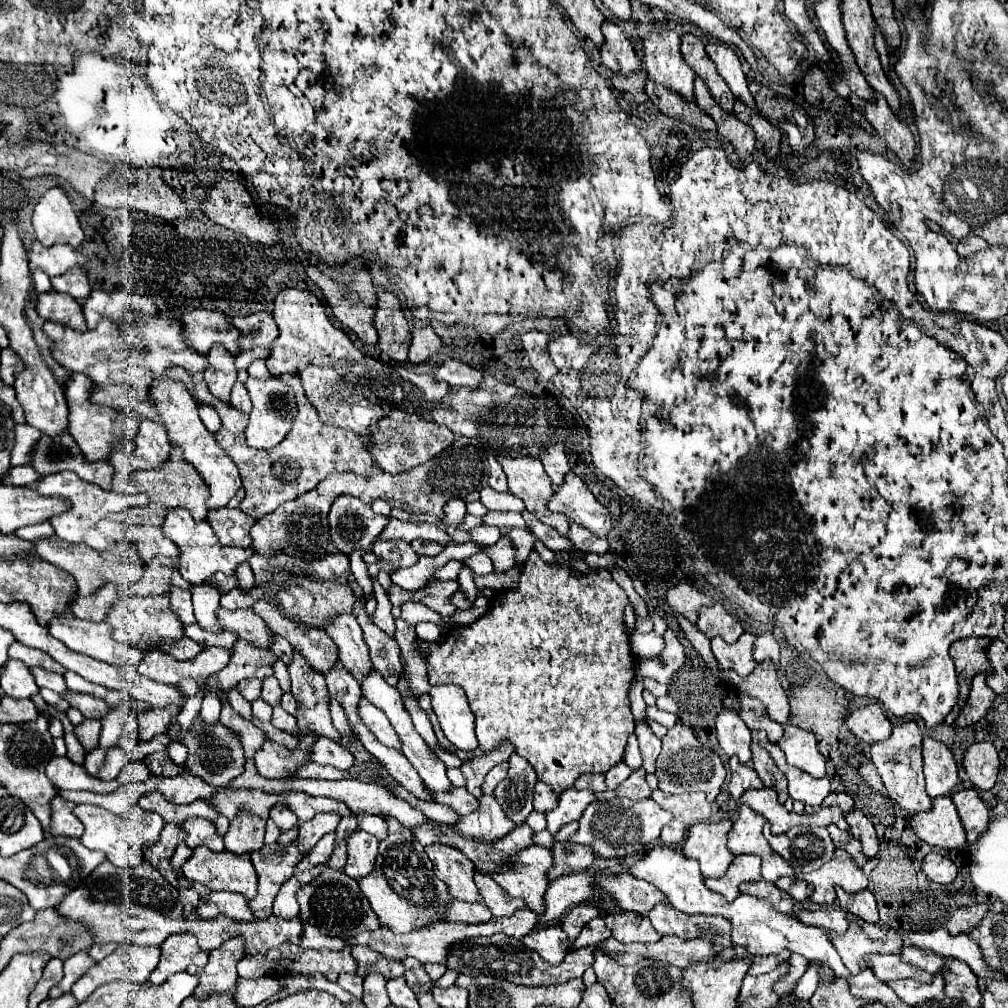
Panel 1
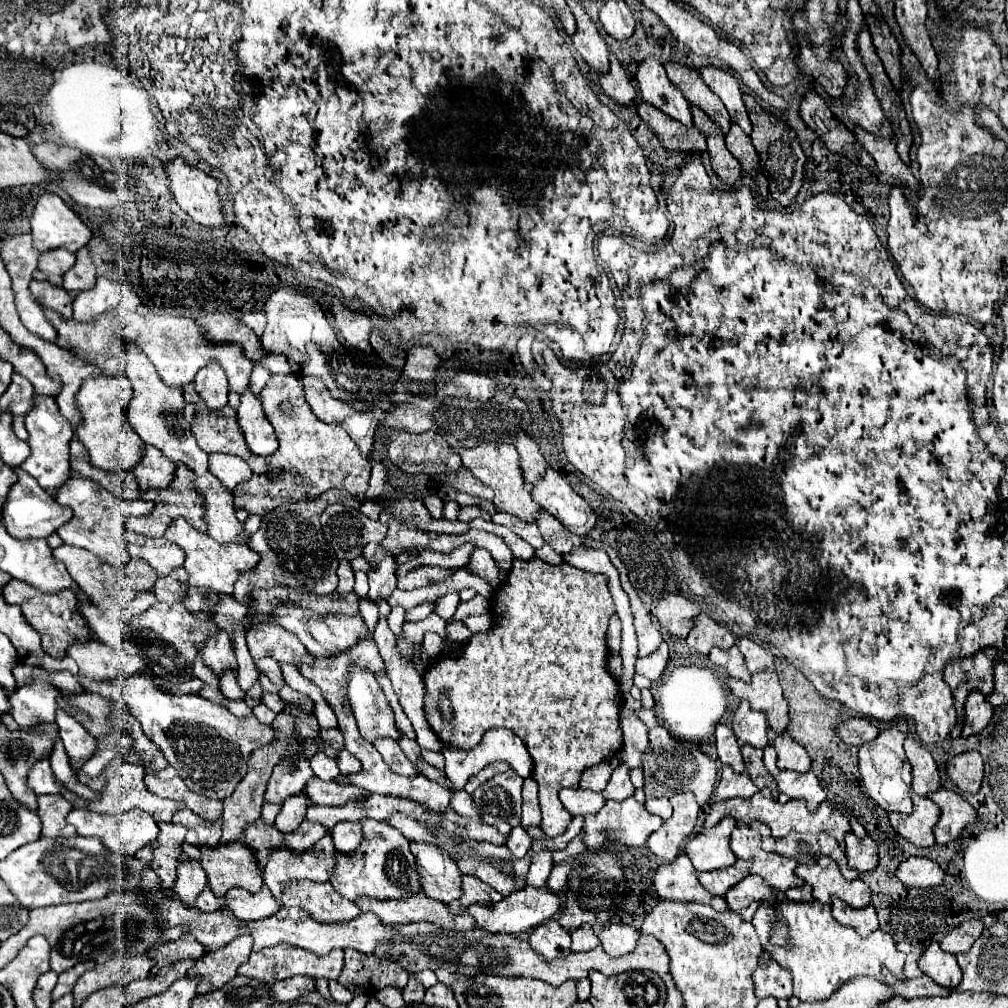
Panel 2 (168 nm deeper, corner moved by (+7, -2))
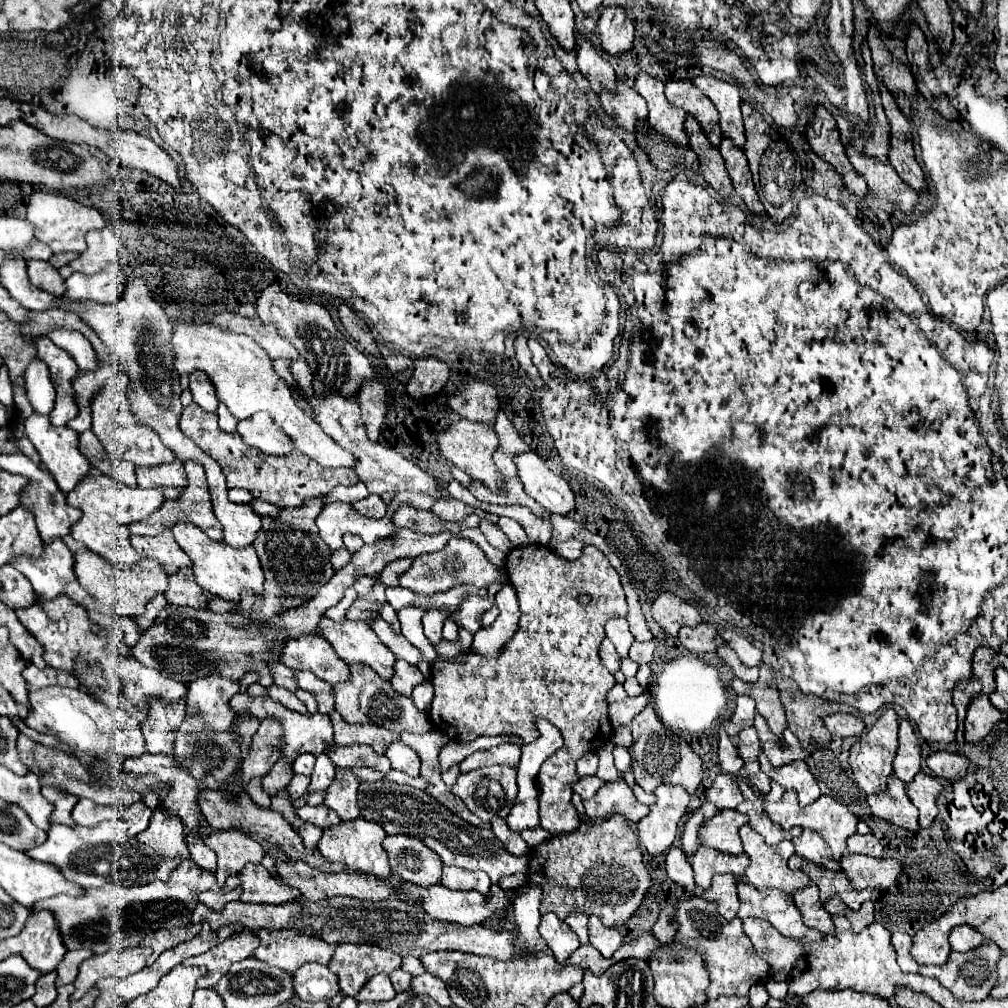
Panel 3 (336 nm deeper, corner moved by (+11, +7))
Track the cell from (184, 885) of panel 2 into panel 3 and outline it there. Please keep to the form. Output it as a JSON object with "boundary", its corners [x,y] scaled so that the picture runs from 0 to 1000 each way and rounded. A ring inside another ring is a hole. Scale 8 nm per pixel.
{"boundary":[[[188,825],[185,829],[185,837],[187,837],[187,843],[188,843],[188,853],[196,861],[212,865],[212,861],[214,861],[214,849],[212,849],[212,845],[208,841],[204,841],[204,837],[198,831],[198,827],[190,827]]]}

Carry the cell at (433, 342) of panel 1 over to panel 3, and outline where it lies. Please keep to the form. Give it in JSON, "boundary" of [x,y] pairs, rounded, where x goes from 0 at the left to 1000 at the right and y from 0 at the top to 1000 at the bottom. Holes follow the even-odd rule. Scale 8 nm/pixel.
{"boundary":[[[431,353],[413,355],[409,375],[403,379],[403,387],[409,395],[421,395],[437,389],[442,383],[446,365]]]}

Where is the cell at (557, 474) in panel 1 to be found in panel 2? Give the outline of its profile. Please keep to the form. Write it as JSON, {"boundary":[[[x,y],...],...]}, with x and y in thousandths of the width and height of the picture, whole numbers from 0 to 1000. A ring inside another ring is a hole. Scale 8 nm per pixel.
{"boundary":[[[520,430],[512,432],[510,441],[514,443],[514,449],[516,449],[516,463],[518,463],[520,479],[530,481],[530,477],[534,477],[534,473],[538,473],[542,465],[542,455],[538,453],[532,438]]]}

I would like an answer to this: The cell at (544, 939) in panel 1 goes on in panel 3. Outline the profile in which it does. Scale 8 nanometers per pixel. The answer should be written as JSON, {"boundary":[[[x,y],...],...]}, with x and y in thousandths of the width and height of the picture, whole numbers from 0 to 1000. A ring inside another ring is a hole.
{"boundary":[[[540,907],[534,923],[554,954],[560,954],[575,938],[571,927],[563,921],[563,917],[556,915],[556,911],[550,907]]]}

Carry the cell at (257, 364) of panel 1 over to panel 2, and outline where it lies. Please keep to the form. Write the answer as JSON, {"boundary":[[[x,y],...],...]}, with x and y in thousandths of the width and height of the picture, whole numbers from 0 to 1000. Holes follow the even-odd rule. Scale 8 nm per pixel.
{"boundary":[[[254,362],[254,364],[252,364],[252,368],[250,368],[250,380],[248,380],[250,388],[256,392],[256,390],[258,390],[258,386],[264,382],[264,378],[266,378],[268,374],[270,374],[270,370],[268,370],[264,364]]]}

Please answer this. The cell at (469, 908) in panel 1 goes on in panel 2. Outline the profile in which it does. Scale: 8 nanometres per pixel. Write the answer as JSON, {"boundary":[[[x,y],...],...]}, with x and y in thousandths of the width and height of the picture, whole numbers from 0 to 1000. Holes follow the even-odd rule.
{"boundary":[[[421,886],[405,888],[403,892],[369,892],[369,890],[357,890],[353,898],[359,904],[371,906],[379,916],[393,918],[393,916],[411,916],[411,914],[427,914],[440,922],[470,922],[470,916],[466,910],[450,910],[448,906],[442,906],[442,898],[431,892],[425,892]]]}

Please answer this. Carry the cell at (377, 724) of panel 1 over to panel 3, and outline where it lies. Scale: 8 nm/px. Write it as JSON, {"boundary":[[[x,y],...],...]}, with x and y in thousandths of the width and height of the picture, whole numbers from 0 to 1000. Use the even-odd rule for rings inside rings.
{"boundary":[[[389,736],[389,738],[385,738],[381,748],[385,750],[389,762],[395,762],[395,764],[403,766],[405,770],[415,770],[415,766],[417,766],[417,752],[401,736]]]}

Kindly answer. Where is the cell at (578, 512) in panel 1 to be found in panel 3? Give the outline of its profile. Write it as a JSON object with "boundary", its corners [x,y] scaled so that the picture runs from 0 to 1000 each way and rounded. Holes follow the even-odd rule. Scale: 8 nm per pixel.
{"boundary":[[[520,448],[510,454],[514,462],[514,472],[520,486],[546,510],[562,512],[569,506],[569,488],[563,478],[552,472],[530,448]]]}

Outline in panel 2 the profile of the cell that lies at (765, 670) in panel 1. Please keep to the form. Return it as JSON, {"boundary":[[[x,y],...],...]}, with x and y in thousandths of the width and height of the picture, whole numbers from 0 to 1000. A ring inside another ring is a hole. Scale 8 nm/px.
{"boundary":[[[754,666],[746,670],[746,678],[740,680],[732,674],[724,674],[724,684],[730,691],[740,693],[748,705],[760,709],[762,719],[770,727],[778,727],[782,721],[782,699],[776,691],[776,682],[772,678],[770,666]]]}

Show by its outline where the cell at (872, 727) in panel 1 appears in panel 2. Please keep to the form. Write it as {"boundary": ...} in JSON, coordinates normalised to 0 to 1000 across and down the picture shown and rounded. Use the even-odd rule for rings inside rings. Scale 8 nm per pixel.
{"boundary":[[[847,711],[847,713],[841,713],[841,715],[833,717],[833,719],[829,721],[829,729],[831,729],[837,737],[853,741],[853,739],[857,739],[857,737],[869,733],[869,731],[871,731],[871,723],[869,723],[861,713],[851,713],[851,711]]]}

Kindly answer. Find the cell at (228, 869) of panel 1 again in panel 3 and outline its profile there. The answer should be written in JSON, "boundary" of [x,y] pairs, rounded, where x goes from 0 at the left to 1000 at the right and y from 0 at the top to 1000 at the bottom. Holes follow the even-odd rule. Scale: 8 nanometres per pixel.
{"boundary":[[[238,823],[210,825],[202,835],[216,849],[216,861],[212,865],[216,877],[222,877],[228,867],[238,865],[246,855],[258,857],[262,849],[262,841]]]}

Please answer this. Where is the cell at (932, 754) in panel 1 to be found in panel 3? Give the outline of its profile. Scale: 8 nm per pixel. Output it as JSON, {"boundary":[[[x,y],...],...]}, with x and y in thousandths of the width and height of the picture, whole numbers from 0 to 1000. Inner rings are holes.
{"boundary":[[[895,714],[891,724],[891,746],[887,752],[887,768],[893,774],[903,776],[913,766],[913,756],[915,756],[913,734],[907,728],[905,718],[901,714]]]}

